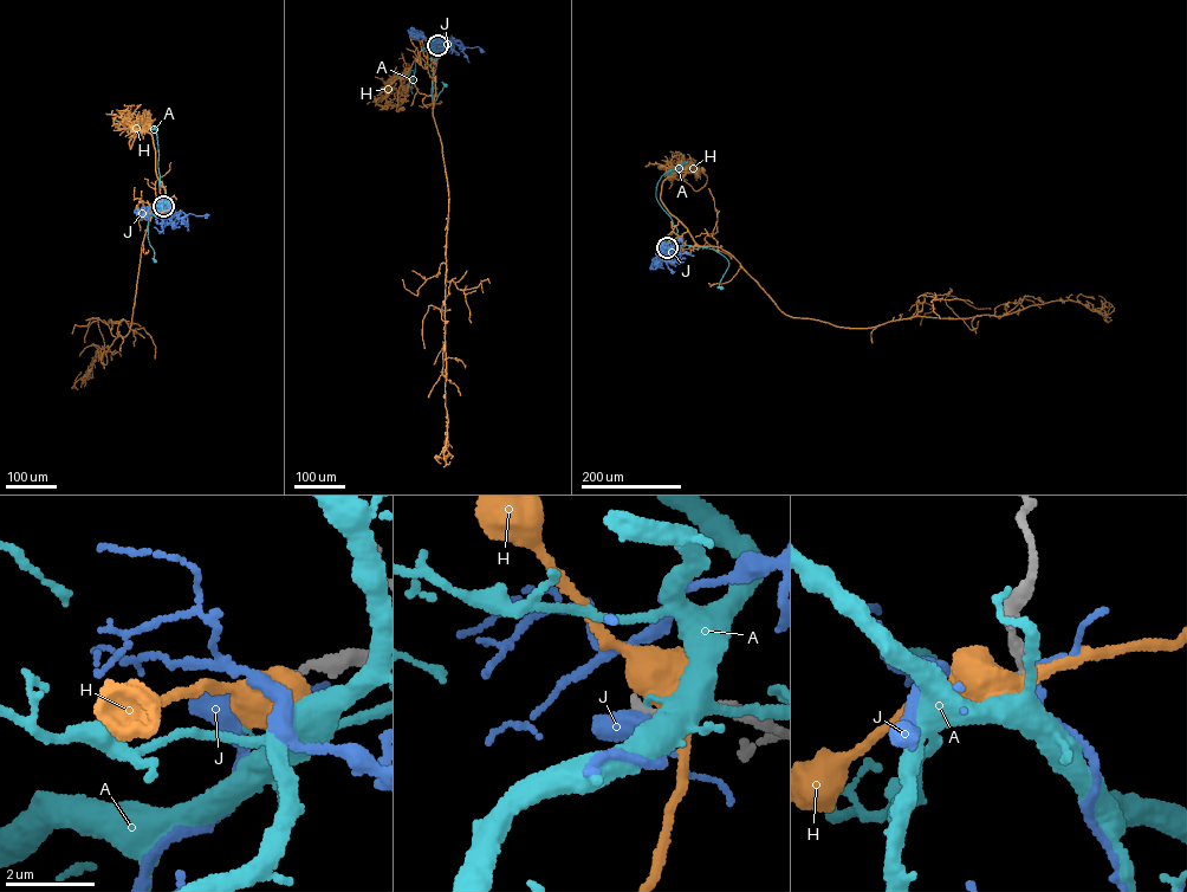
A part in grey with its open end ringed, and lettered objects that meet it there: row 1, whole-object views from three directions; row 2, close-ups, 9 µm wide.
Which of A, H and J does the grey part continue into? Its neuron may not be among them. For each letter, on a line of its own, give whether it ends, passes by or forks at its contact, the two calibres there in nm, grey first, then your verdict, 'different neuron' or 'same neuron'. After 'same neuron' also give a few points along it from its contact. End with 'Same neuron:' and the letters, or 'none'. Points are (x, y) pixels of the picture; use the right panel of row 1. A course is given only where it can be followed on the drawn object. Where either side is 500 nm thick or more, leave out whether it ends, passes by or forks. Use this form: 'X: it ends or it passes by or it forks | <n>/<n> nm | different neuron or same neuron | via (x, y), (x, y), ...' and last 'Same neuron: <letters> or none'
A: it ends | 400/120 nm | different neuron
H: it forks | 380/460 nm | different neuron
J: it passes by | 400/440 nm | different neuron
Same neuron: none

